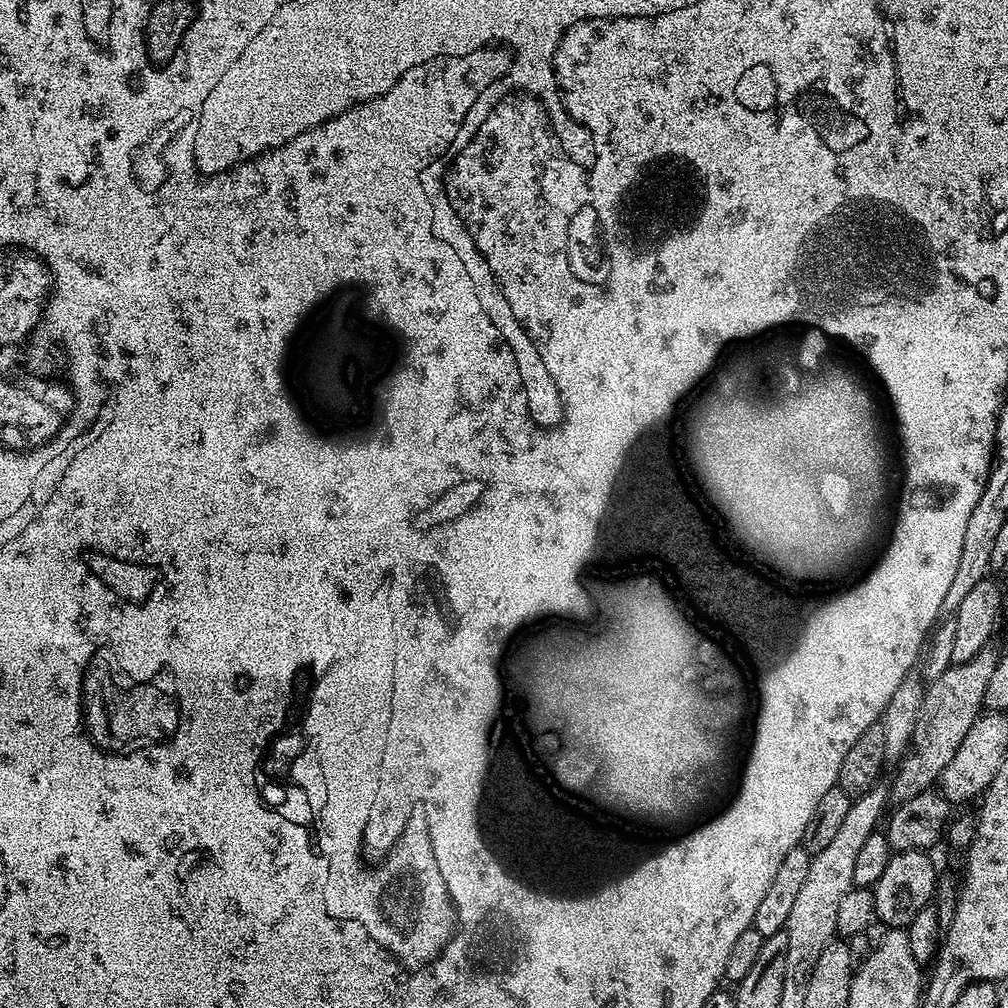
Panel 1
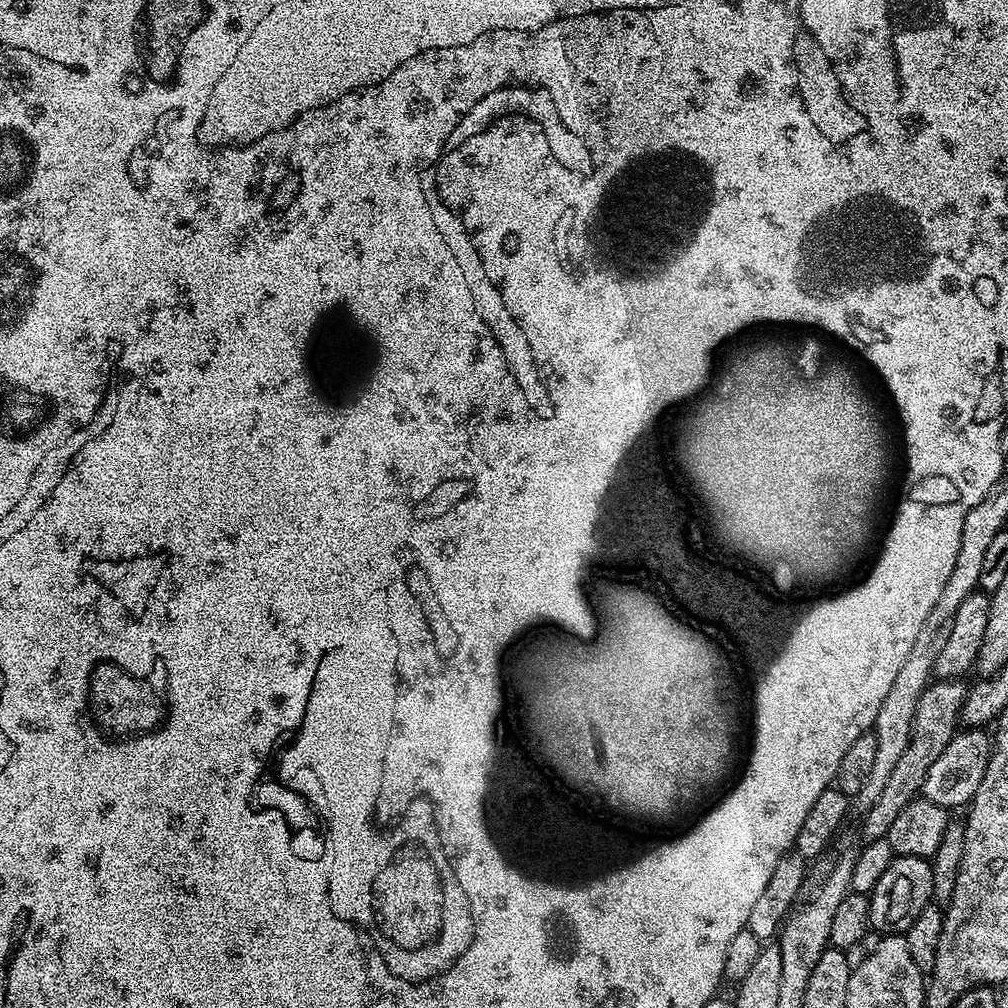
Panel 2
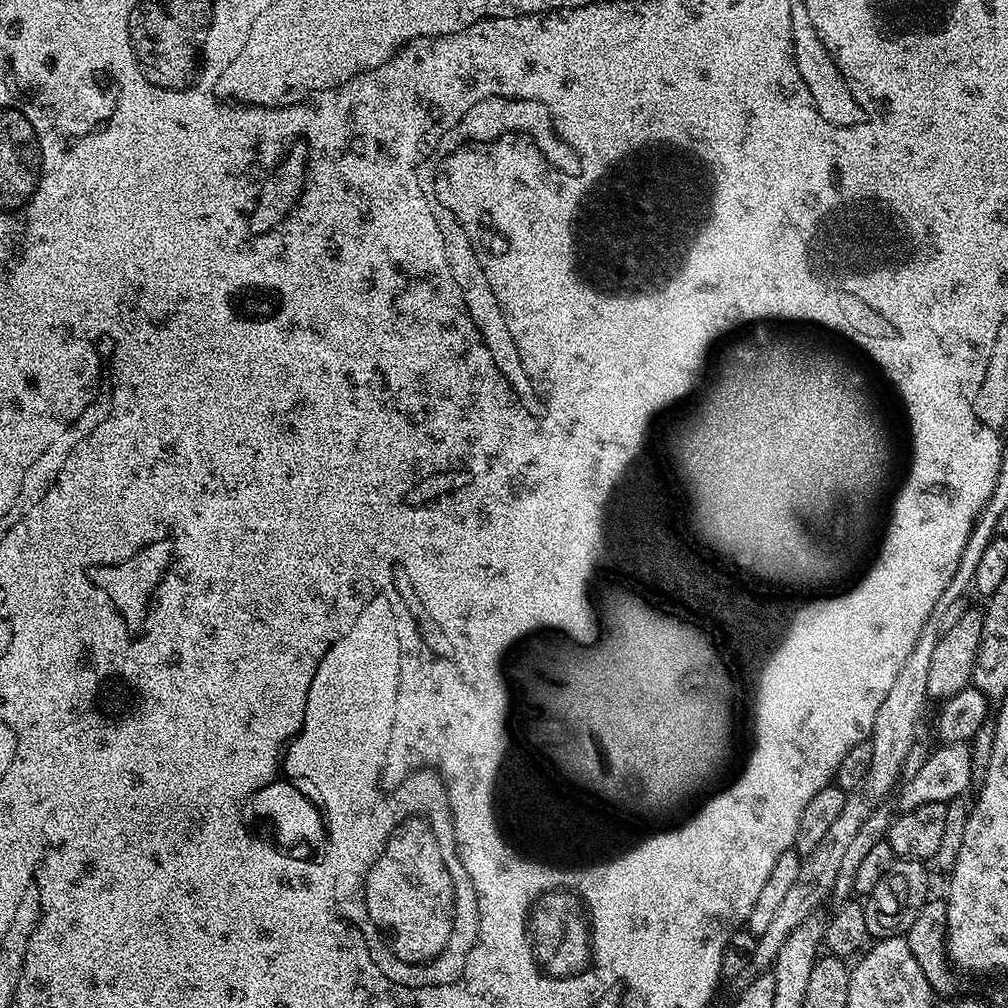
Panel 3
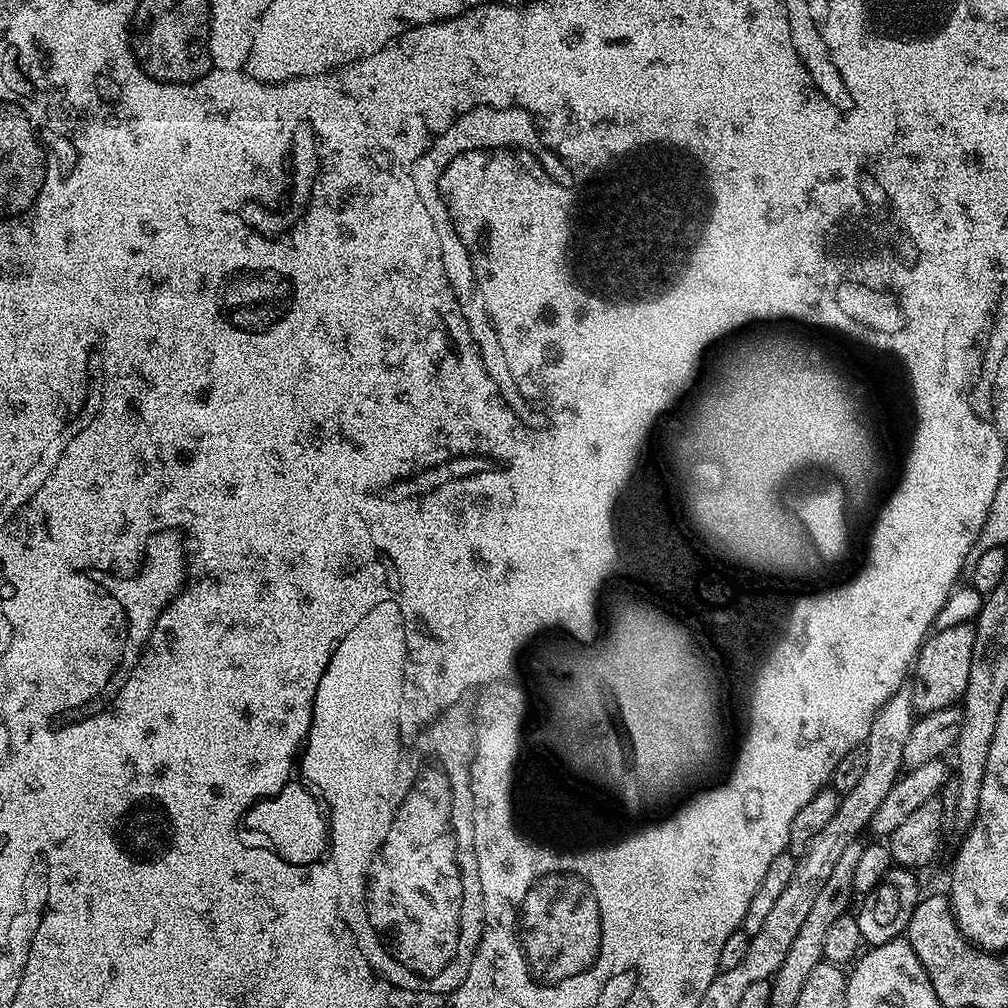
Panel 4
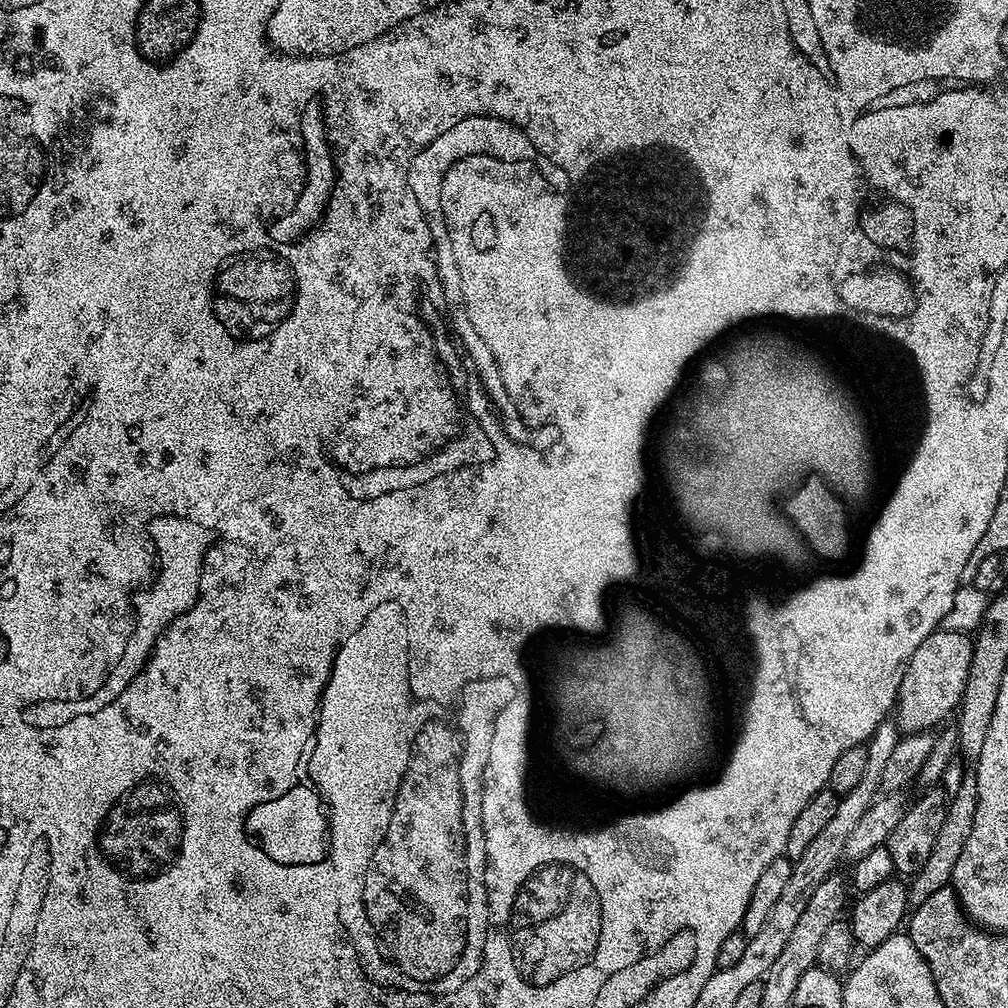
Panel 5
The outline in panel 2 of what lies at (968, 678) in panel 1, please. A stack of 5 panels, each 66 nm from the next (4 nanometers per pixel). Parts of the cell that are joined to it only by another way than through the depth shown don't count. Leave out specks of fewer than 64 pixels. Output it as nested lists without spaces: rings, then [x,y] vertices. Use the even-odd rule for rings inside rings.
[[[940,678],[929,683],[920,697],[914,713],[913,732],[910,734],[909,745],[891,771],[890,778],[878,797],[878,802],[875,802],[868,812],[863,813],[864,825],[861,826],[860,832],[864,835],[862,838],[864,844],[885,839],[894,818],[898,818],[898,813],[906,810],[908,803],[921,795],[930,766],[934,766],[938,754],[946,750],[946,746],[958,731],[960,707],[964,705],[964,696],[969,689],[969,685],[964,683],[965,681],[960,678]]]

